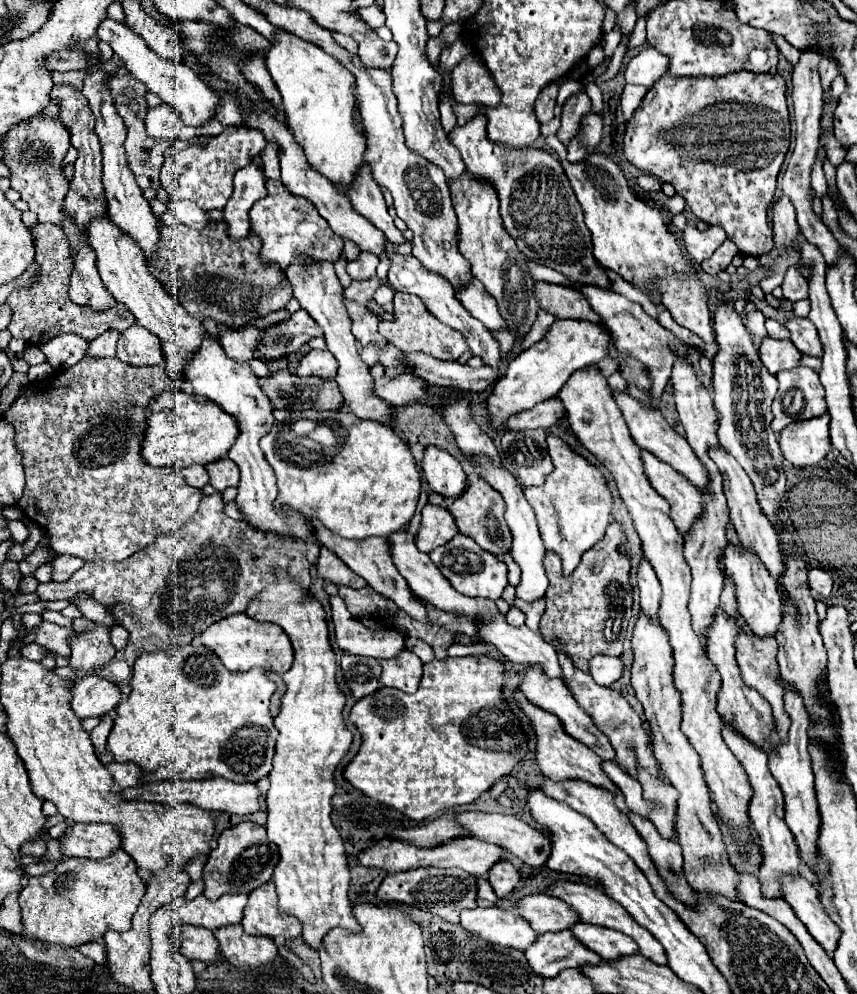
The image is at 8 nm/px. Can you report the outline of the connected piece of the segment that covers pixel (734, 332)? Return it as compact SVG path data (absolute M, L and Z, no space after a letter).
M722 302L716 306L712 316L712 328L716 332L718 350L712 358L712 382L714 382L714 406L720 414L718 438L720 446L732 454L738 464L750 476L754 490L758 494L758 502L768 516L768 520L776 526L778 500L784 496L786 478L782 470L782 452L772 432L772 410L770 404L778 390L778 380L770 374L760 362L758 348L752 340L752 334L742 324L740 314L734 310L730 302Z

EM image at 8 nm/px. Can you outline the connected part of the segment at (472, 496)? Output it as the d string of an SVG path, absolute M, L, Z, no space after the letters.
M474 480L470 482L470 486L466 488L466 492L462 496L458 496L454 500L454 504L448 506L448 510L452 512L452 516L456 518L456 524L460 528L460 532L464 536L470 536L482 550L500 556L500 554L508 554L512 548L512 534L510 528L504 519L506 504L502 500L502 496L498 492L494 492L494 488L490 488L484 480Z

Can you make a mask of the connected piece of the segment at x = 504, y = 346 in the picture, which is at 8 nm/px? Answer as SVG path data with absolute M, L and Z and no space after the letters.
M496 330L496 332L492 332L492 338L500 344L500 352L504 352L504 354L508 354L516 342L516 338L508 330Z

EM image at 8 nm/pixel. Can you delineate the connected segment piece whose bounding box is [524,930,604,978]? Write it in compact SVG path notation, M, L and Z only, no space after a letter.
M570 930L540 934L540 940L536 940L524 954L534 972L544 978L558 976L566 968L596 966L604 962L596 952L572 936Z

